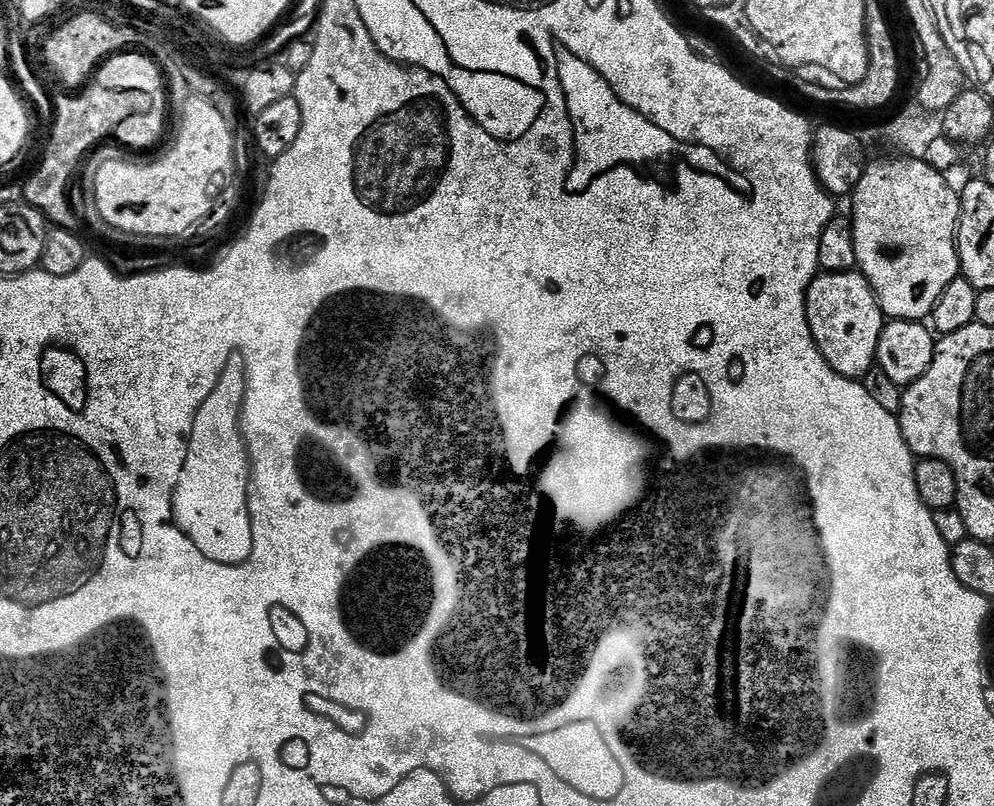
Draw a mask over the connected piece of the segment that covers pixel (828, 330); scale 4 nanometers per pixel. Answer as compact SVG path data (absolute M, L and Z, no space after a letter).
M858 270L824 272L808 288L806 314L814 342L826 362L848 380L860 380L876 364L878 338L886 323L870 282Z

